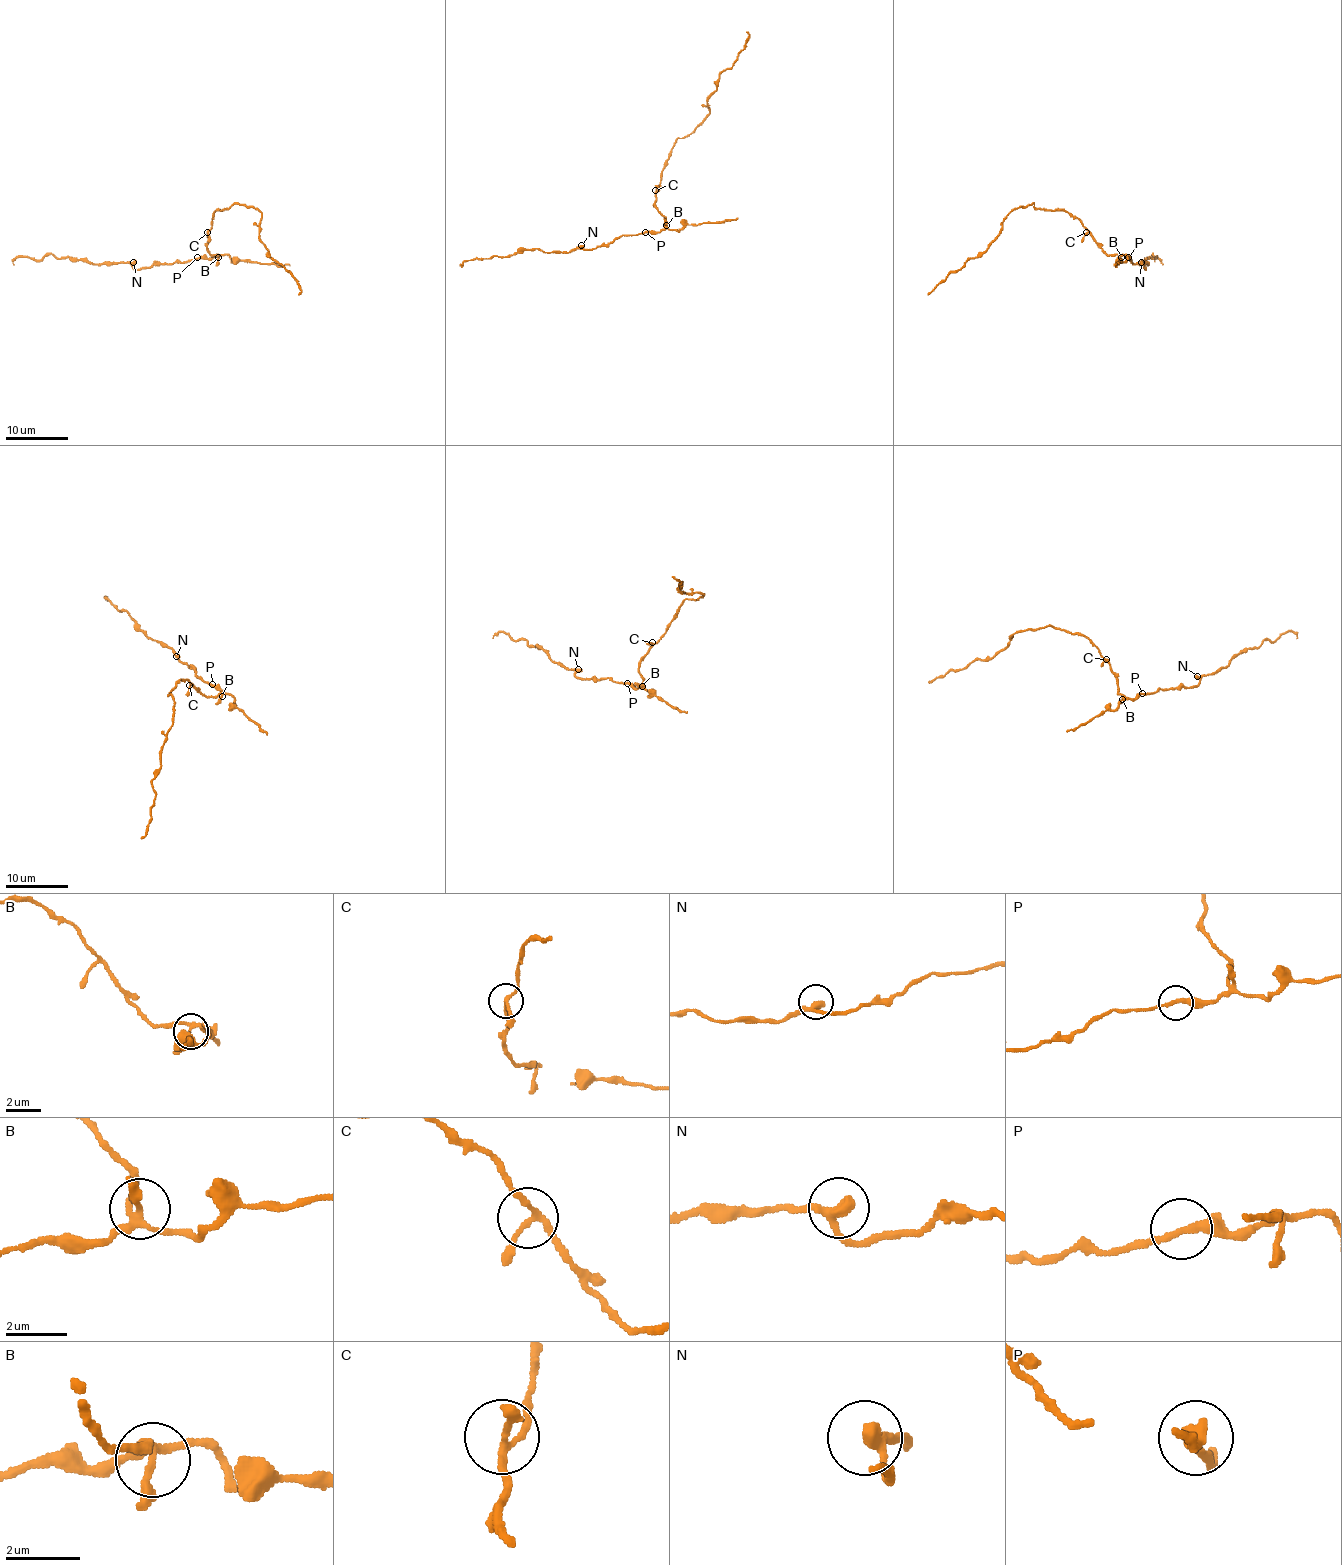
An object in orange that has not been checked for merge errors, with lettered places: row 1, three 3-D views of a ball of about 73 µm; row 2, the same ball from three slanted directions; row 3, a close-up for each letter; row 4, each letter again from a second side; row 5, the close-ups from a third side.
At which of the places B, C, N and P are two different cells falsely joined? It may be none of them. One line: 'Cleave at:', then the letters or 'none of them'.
Cleave at: none of them

